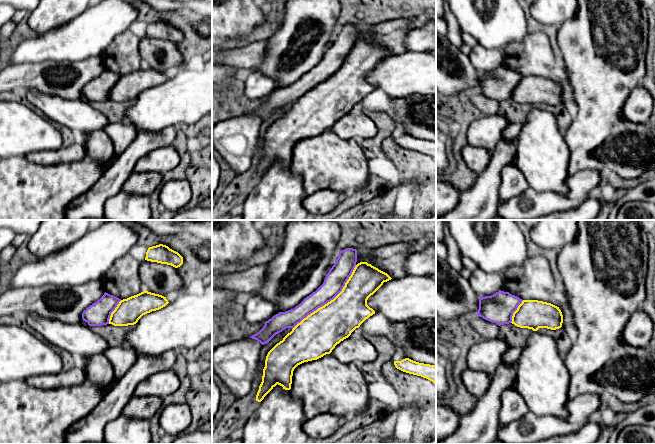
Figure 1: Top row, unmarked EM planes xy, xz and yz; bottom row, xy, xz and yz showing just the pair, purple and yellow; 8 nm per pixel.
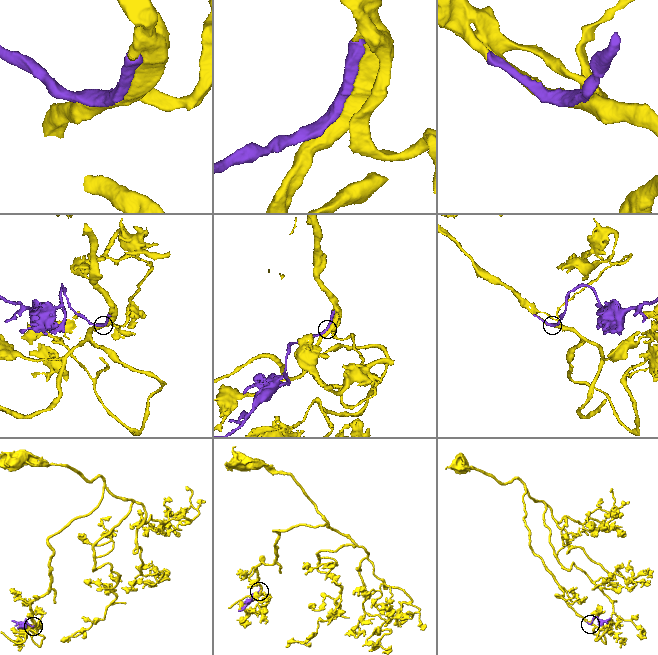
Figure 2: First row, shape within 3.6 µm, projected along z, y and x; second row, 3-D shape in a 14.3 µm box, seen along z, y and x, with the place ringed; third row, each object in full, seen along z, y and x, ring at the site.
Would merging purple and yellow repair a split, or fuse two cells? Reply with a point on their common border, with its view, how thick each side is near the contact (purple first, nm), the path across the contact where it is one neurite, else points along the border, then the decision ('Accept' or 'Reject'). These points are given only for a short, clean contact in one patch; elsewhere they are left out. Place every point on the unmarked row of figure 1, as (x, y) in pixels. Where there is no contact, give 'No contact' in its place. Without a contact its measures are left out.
Touches purple at xz (329, 77). Thickness 170 nm (purple) against 320 nm. Accept

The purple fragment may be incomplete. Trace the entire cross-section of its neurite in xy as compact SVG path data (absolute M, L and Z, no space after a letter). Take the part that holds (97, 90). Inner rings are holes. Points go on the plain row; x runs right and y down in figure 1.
M148 67L123 76L105 68L97 78L83 87L82 95L89 102L134 101L143 91L159 86L168 79L166 73Z

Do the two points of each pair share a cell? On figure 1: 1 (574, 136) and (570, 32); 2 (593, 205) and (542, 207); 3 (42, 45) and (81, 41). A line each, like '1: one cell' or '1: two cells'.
1: one cell
2: two cells
3: one cell

